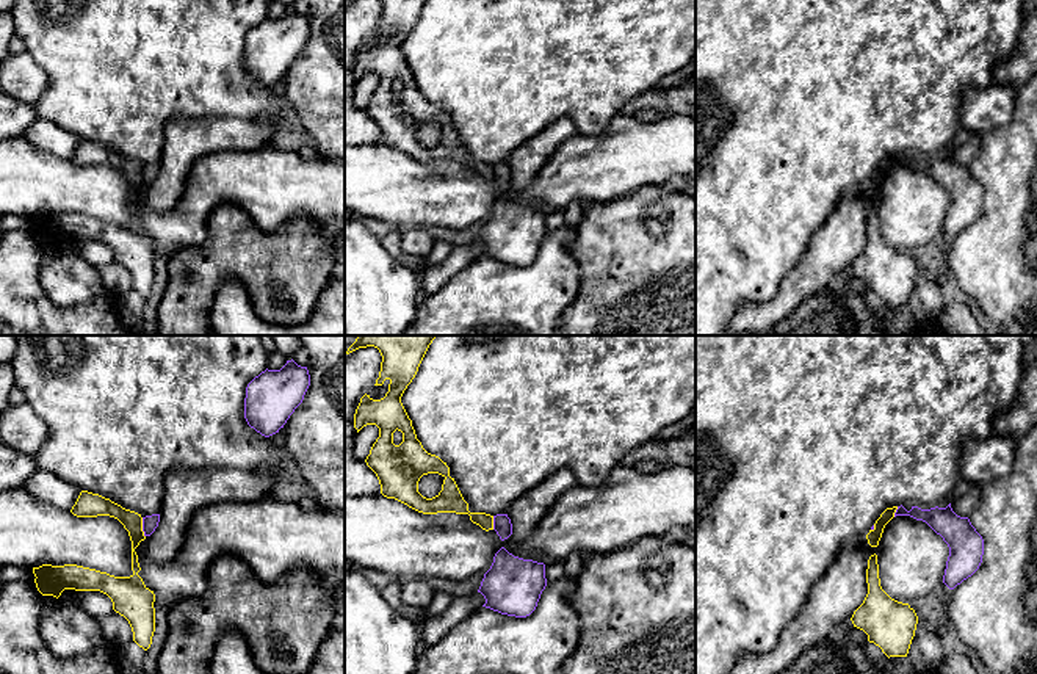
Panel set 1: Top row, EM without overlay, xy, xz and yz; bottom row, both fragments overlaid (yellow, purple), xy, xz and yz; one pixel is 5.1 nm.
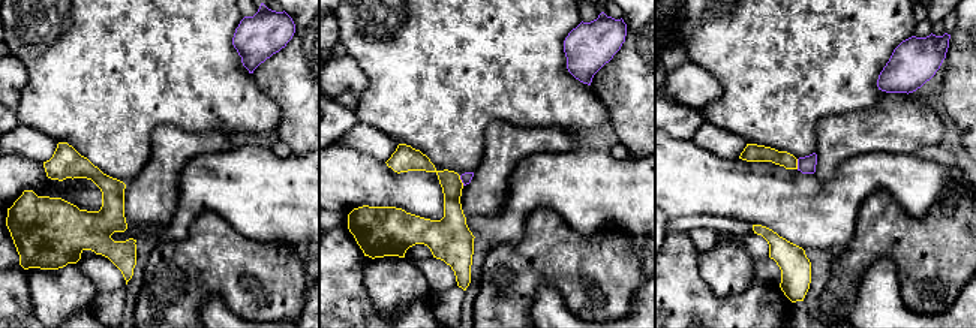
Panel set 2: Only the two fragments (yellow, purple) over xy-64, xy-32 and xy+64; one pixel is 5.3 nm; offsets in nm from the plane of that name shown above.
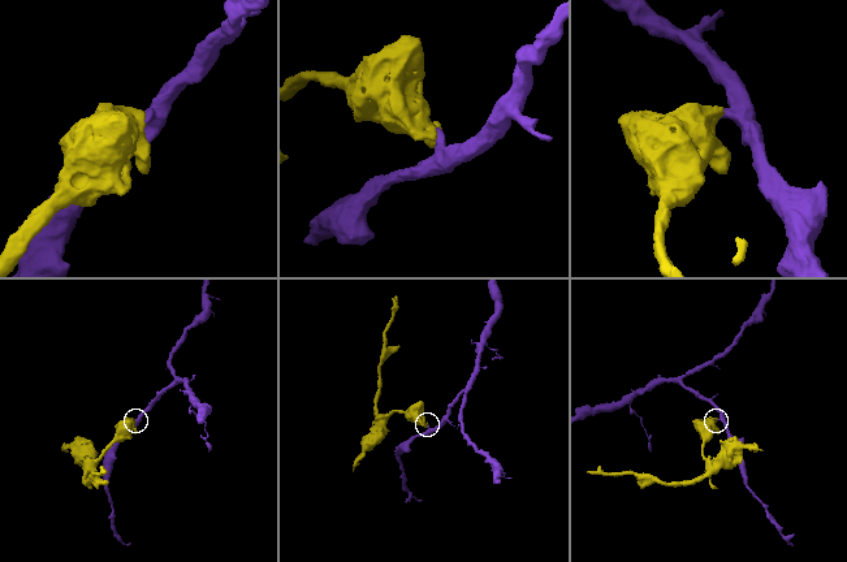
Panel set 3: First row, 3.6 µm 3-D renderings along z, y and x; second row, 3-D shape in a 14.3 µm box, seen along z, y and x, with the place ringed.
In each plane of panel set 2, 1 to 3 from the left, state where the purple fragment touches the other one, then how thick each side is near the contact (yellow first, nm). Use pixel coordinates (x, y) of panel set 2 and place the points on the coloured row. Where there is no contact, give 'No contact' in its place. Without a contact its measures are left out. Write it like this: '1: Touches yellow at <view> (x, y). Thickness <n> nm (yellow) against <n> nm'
1: No contact
2: Touches yellow at xy-32 (461, 180). Thickness 140 nm (yellow) against 60 nm
3: Touches yellow at xy+64 (796, 164). Thickness 100 nm (yellow) against 100 nm

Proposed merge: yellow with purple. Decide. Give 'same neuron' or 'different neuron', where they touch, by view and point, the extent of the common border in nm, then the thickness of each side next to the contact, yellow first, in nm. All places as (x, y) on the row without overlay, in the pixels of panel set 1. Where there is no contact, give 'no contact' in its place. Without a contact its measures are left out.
different neuron; meets yellow in xy at (141, 176); contact 110 nm long; 100 nm thick on the yellow side, 80 nm on the other

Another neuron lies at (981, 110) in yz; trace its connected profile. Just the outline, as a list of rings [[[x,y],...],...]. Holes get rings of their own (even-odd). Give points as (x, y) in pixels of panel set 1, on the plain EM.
[[[995,82],[984,89],[967,88],[959,108],[960,127],[979,135],[1006,127],[1015,110],[1017,91],[1015,86]]]

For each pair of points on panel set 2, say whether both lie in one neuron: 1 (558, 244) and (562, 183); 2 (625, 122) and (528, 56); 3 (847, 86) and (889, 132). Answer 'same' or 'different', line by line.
1: different
2: different
3: different

